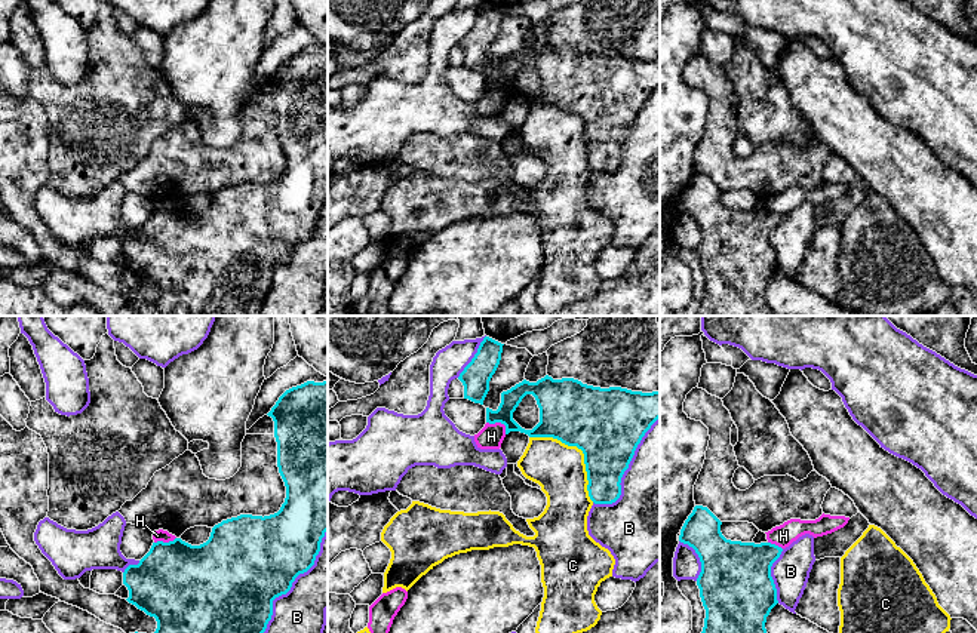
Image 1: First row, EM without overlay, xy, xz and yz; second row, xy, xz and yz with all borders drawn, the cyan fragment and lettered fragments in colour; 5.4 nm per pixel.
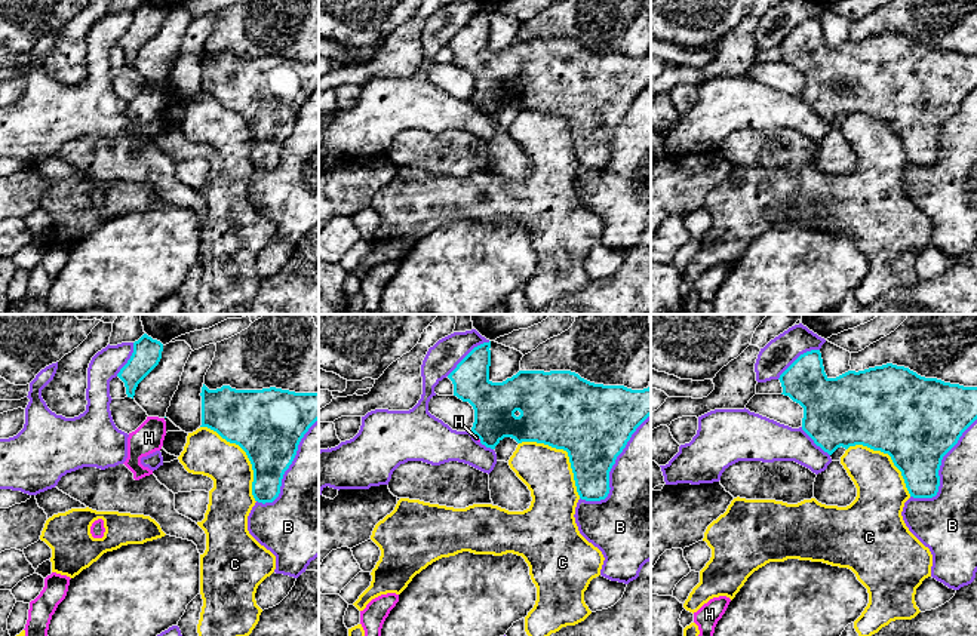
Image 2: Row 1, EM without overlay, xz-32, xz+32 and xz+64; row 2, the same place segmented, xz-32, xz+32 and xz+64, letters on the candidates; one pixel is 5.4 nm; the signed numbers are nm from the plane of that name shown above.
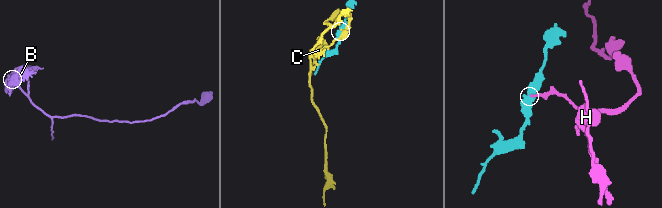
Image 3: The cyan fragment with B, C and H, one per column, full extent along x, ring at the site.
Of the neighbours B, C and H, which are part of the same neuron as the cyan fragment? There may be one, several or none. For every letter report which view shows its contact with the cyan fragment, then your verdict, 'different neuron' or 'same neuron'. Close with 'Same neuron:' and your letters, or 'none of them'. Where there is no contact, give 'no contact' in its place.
B: xy | different neuron
C: xz | different neuron
H: xz | different neuron
Same neuron: none of them

